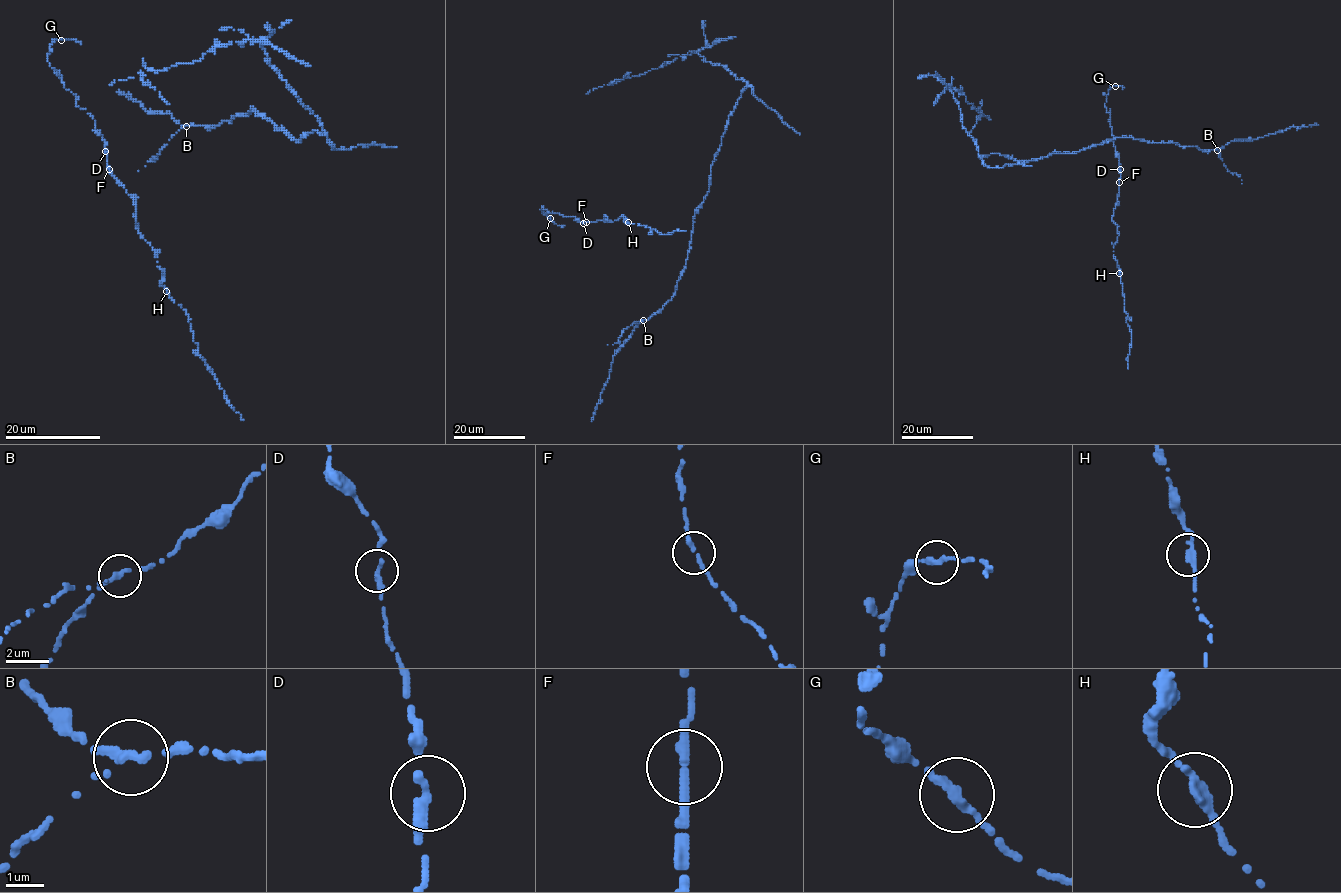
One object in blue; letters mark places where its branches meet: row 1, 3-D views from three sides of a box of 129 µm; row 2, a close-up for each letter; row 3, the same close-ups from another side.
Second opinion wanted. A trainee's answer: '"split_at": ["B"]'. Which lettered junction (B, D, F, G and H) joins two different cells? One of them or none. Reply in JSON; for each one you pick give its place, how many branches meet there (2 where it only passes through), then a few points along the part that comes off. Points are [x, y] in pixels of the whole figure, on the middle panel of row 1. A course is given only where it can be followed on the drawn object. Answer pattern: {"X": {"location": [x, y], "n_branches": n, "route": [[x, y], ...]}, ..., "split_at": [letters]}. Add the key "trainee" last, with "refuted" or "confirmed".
{"B": {"location": [643, 320], "n_branches": 2, "route": [[643, 320], [676, 291], [696, 209], [708, 190], [726, 122], [747, 83], [692, 51], [611, 83], [631, 72]]}, "split_at": ["B"], "trainee": "confirmed"}

